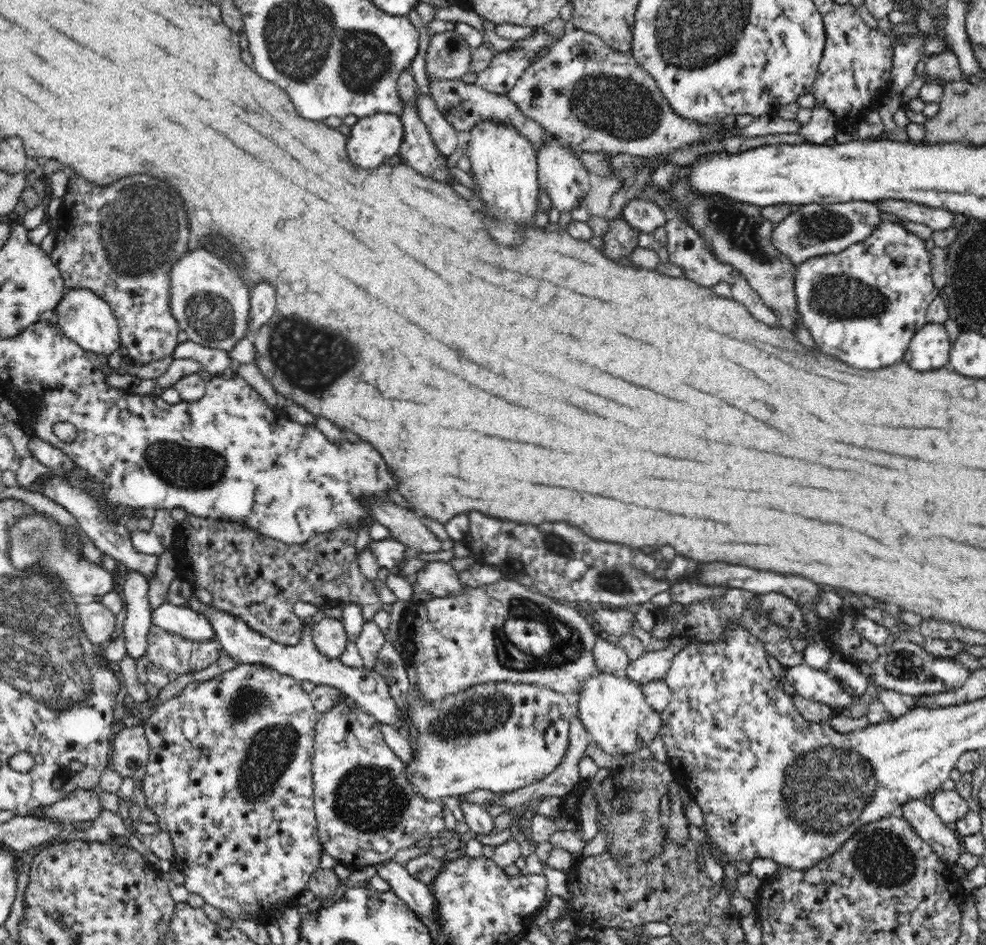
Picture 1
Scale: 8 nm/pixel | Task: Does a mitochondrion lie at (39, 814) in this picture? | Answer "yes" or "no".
no

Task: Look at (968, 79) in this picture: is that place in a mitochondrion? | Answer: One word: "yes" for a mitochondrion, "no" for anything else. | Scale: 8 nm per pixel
no

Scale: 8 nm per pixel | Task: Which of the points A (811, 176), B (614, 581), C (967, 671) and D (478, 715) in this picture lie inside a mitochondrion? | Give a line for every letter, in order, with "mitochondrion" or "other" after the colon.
A: other
B: mitochondrion
C: other
D: mitochondrion

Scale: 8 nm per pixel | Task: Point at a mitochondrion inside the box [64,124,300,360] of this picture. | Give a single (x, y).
(135, 230)

